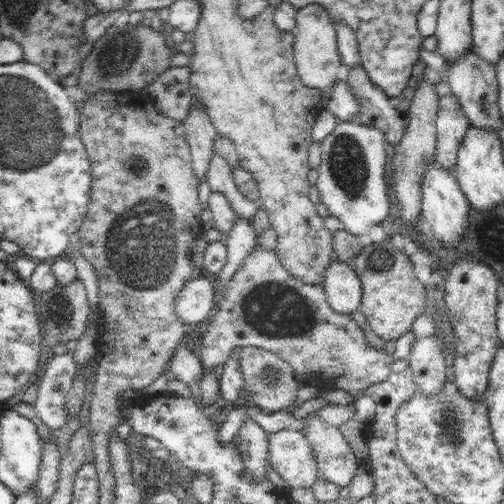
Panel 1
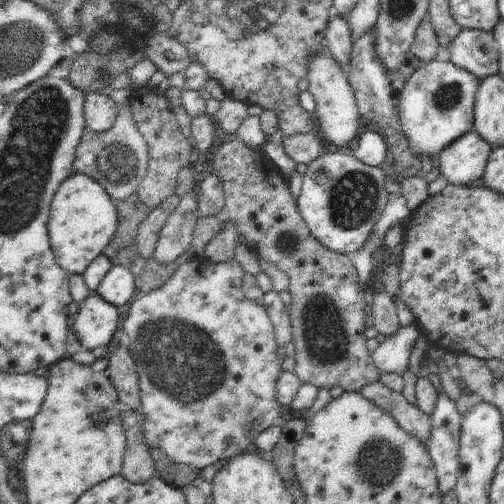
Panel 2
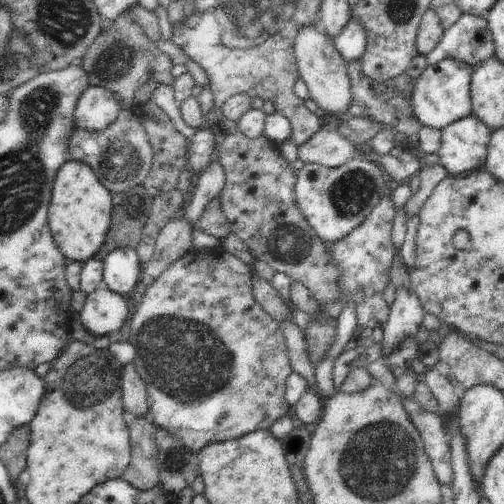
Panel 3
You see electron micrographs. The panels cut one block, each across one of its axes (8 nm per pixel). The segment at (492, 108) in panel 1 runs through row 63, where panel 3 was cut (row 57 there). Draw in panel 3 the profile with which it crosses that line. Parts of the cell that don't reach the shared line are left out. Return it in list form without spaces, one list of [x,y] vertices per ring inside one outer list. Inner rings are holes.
[[[461,14],[455,24],[443,32],[437,46],[425,56],[425,62],[431,66],[445,58],[455,58],[459,62],[479,66],[493,54],[495,44],[487,20],[471,14]]]

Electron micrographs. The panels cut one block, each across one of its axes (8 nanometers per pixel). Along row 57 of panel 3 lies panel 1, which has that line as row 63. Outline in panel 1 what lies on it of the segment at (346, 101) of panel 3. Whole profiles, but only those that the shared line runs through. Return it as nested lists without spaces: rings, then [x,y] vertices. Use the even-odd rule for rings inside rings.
[[[307,4],[295,12],[295,42],[293,42],[293,60],[297,68],[297,76],[309,88],[317,88],[319,92],[327,92],[337,82],[335,74],[341,68],[341,58],[337,52],[337,32],[333,18],[319,6]]]

